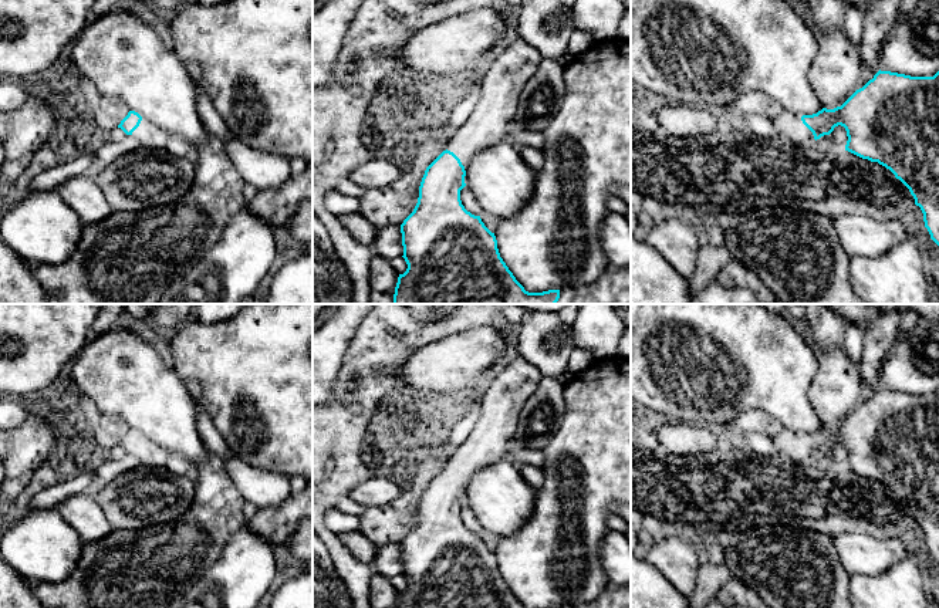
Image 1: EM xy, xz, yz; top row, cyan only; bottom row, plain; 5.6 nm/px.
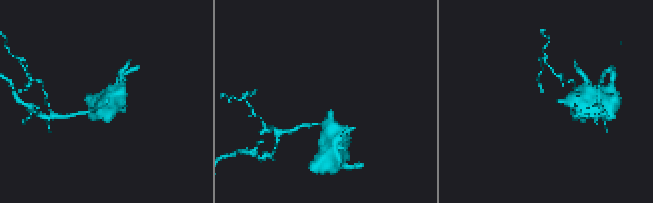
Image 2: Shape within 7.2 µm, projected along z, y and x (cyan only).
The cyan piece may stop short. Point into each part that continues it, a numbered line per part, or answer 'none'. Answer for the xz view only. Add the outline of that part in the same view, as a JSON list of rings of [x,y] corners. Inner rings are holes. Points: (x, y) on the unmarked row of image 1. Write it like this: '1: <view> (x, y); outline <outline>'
1: xz (499, 408); outline [[[517,357],[490,382],[479,399],[479,418],[466,442],[449,457],[446,467],[453,470],[463,484],[482,467],[507,457],[507,443],[514,438],[520,413],[527,399],[534,393],[541,372],[523,357]]]

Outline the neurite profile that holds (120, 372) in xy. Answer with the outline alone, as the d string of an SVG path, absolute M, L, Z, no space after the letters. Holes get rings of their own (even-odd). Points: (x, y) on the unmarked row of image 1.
M118 325L98 334L67 372L99 415L122 418L131 429L182 455L190 466L207 457L193 396L156 354L141 325Z

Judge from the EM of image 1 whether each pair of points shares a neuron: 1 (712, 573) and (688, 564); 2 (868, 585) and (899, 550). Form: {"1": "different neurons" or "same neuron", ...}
{"1": "different neurons", "2": "different neurons"}

